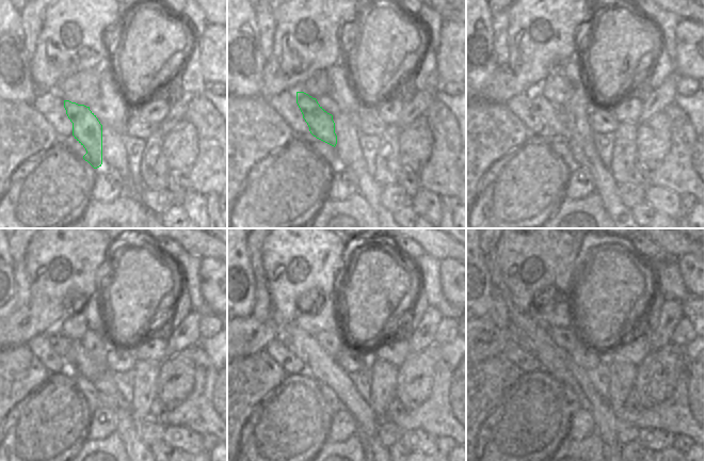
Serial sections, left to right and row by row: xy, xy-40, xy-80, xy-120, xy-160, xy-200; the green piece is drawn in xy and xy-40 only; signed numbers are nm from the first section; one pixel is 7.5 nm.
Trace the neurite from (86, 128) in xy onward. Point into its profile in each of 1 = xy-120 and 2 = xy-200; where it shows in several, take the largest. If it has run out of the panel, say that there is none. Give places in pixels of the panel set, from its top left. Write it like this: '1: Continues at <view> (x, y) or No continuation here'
1: Continues at xy-120 (61, 344)
2: Continues at xy-200 (522, 340)

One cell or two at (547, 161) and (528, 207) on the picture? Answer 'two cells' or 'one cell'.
one cell

